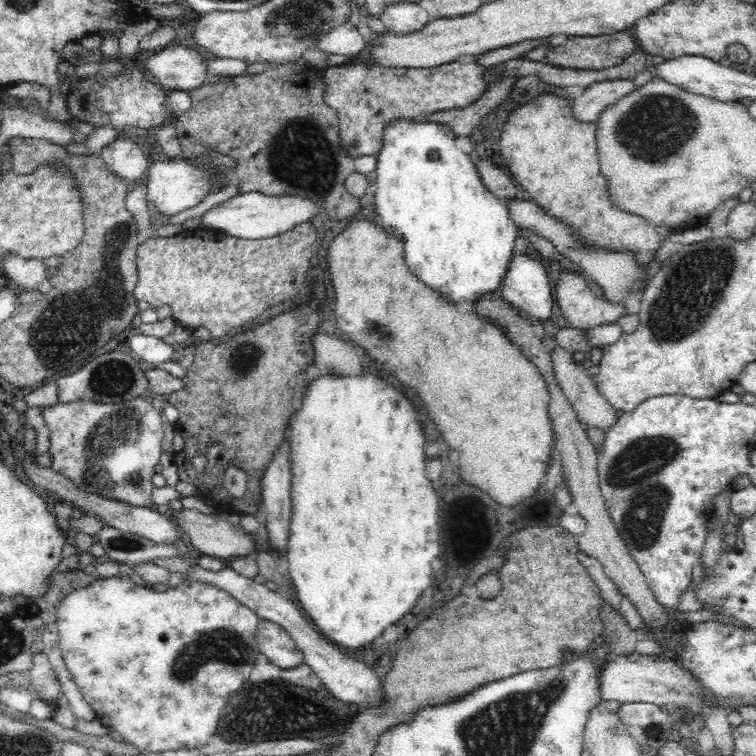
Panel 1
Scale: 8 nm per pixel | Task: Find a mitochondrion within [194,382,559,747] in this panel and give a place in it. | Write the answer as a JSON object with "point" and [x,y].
{"point":[261,720]}

